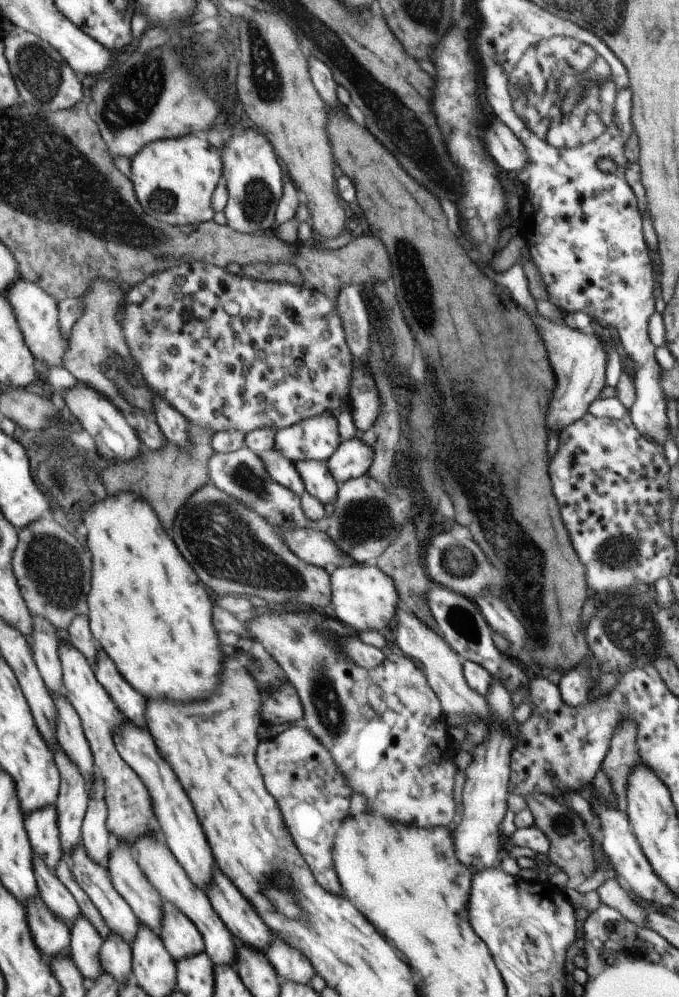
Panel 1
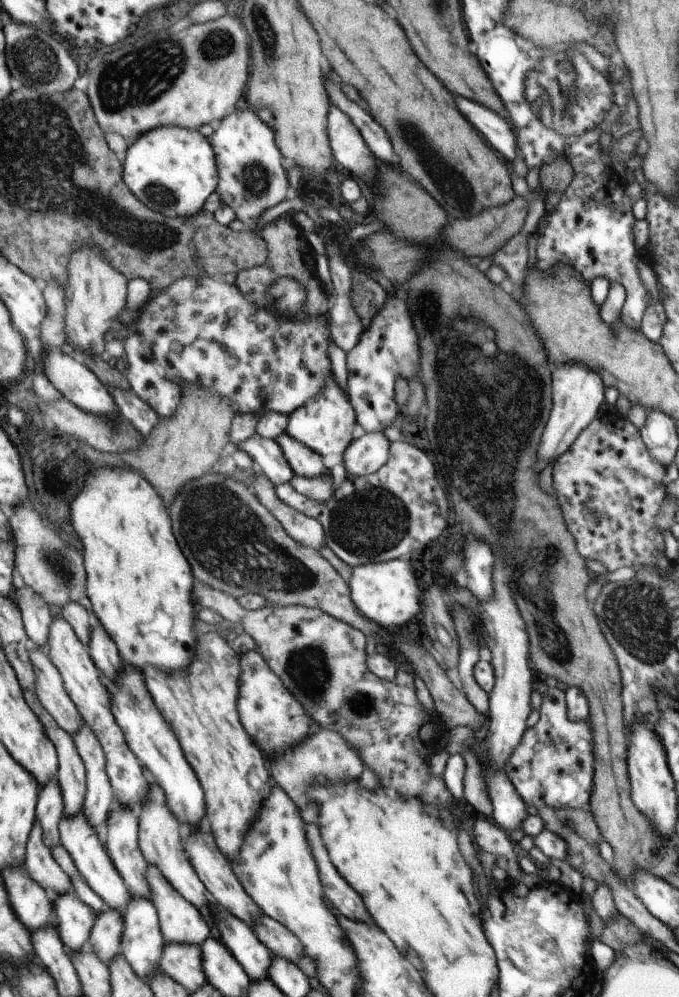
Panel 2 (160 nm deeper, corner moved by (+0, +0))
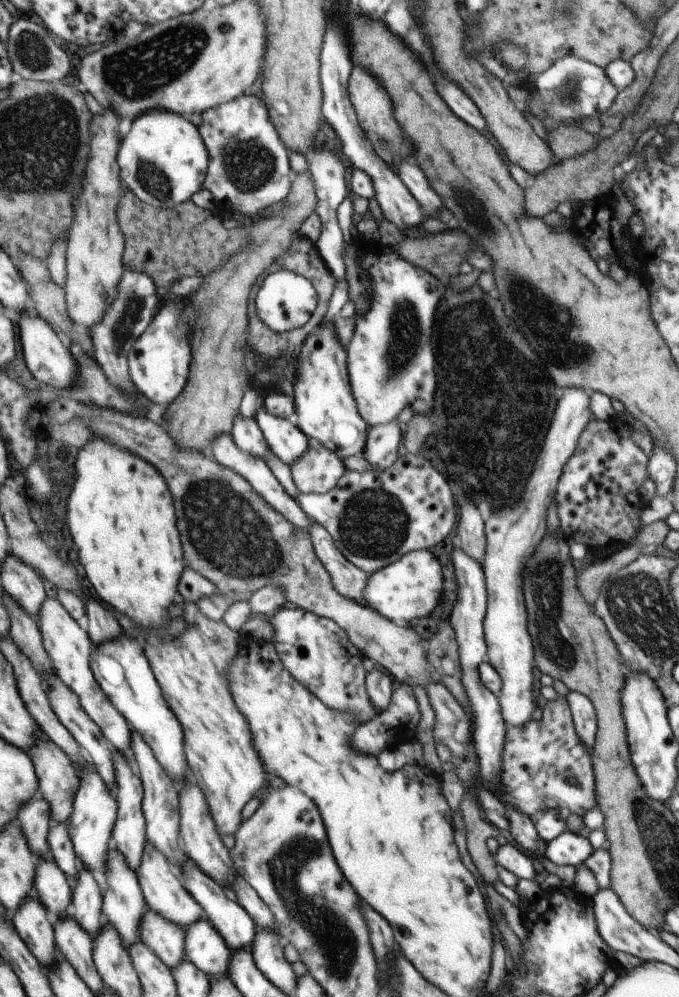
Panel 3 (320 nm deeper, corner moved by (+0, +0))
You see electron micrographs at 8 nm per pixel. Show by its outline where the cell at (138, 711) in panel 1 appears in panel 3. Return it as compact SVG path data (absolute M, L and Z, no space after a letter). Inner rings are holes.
M95 599L86 601L86 609L90 618L88 633L95 646L123 635L123 628L119 624L119 620L111 612L111 608L105 606L102 602Z

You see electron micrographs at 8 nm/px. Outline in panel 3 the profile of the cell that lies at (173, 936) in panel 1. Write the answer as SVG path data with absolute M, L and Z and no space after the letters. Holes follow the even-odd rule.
M146 843L142 856L142 863L137 872L141 888L144 890L145 900L151 910L163 918L173 921L181 928L205 918L203 907L193 898L193 895L184 887L180 876L173 867L172 862L154 844Z

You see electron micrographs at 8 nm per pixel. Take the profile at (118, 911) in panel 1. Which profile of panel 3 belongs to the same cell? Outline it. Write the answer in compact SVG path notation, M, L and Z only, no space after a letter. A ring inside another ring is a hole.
M94 766L78 772L78 775L80 785L69 818L70 835L80 862L89 870L99 870L106 874L108 852L113 846L112 832L118 817L118 798L113 796L105 779L96 771Z

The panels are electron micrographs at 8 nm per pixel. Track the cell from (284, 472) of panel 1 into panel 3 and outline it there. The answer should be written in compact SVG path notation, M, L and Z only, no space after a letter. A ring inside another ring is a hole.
M239 415L231 433L237 446L250 455L264 459L267 451L271 451L270 444L255 417Z

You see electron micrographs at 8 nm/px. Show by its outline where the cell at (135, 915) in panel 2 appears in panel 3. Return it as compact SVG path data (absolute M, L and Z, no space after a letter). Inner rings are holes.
M115 845L108 852L108 867L106 868L105 877L108 884L108 889L104 894L103 912L105 920L111 922L120 932L125 948L129 948L142 938L140 926L144 923L144 916L148 914L150 906L145 900L144 890L141 888L138 874L129 866L127 857L115 848Z

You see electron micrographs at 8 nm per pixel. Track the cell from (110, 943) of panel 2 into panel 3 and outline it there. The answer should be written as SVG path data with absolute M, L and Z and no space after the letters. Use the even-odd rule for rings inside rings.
M83 866L73 888L72 901L66 910L67 916L76 919L93 936L98 935L109 922L105 920L103 912L104 895L93 872Z

